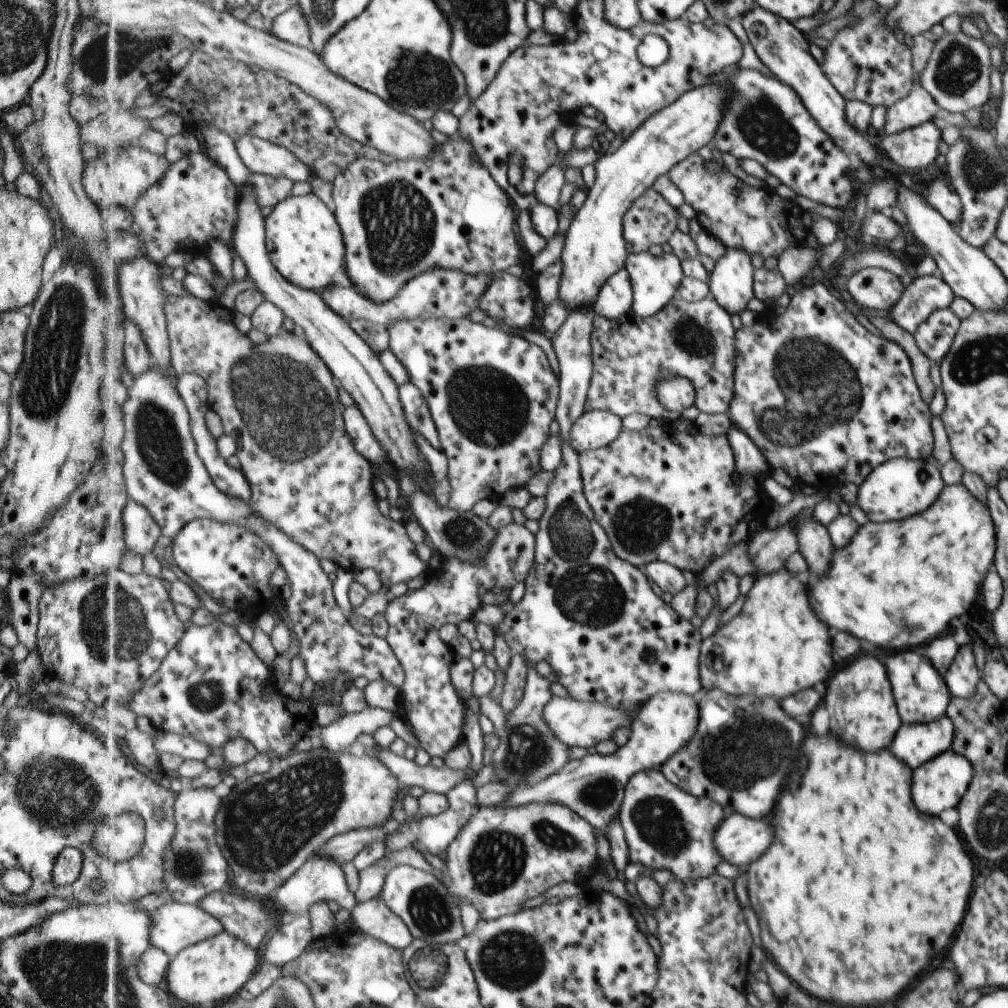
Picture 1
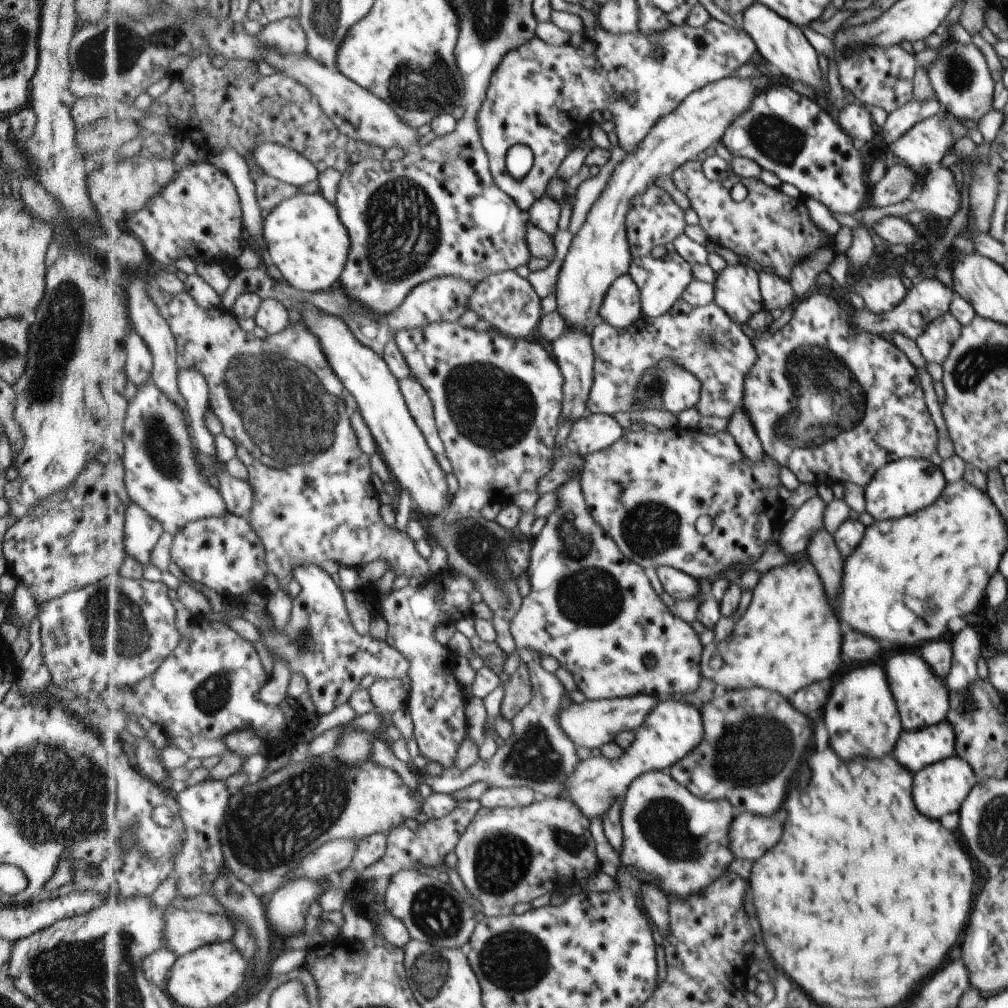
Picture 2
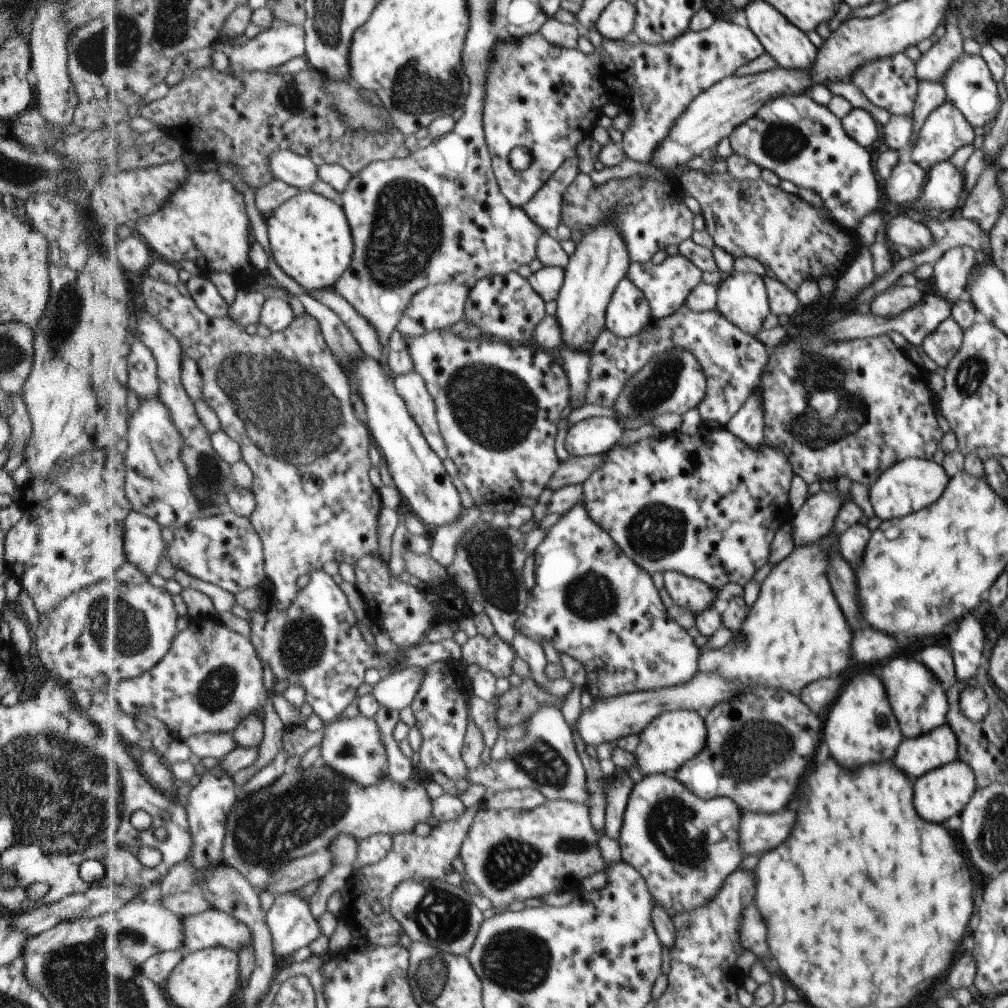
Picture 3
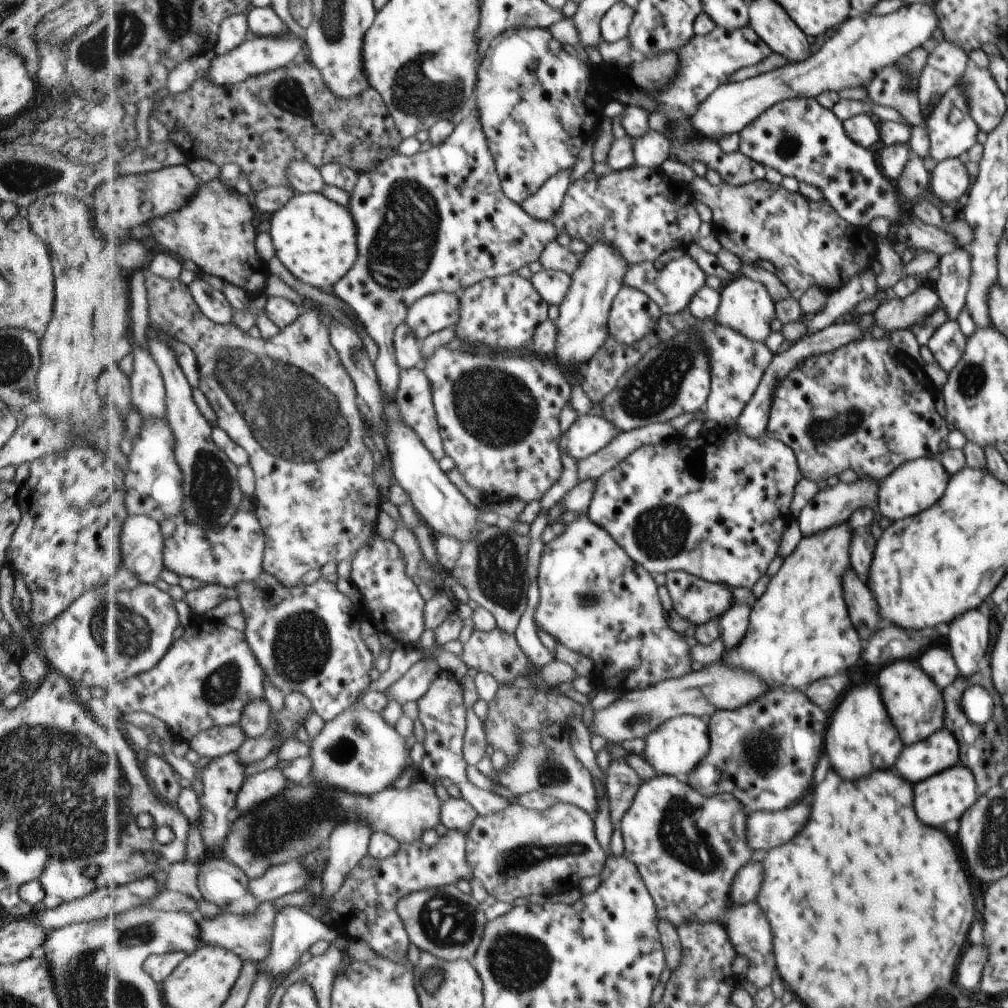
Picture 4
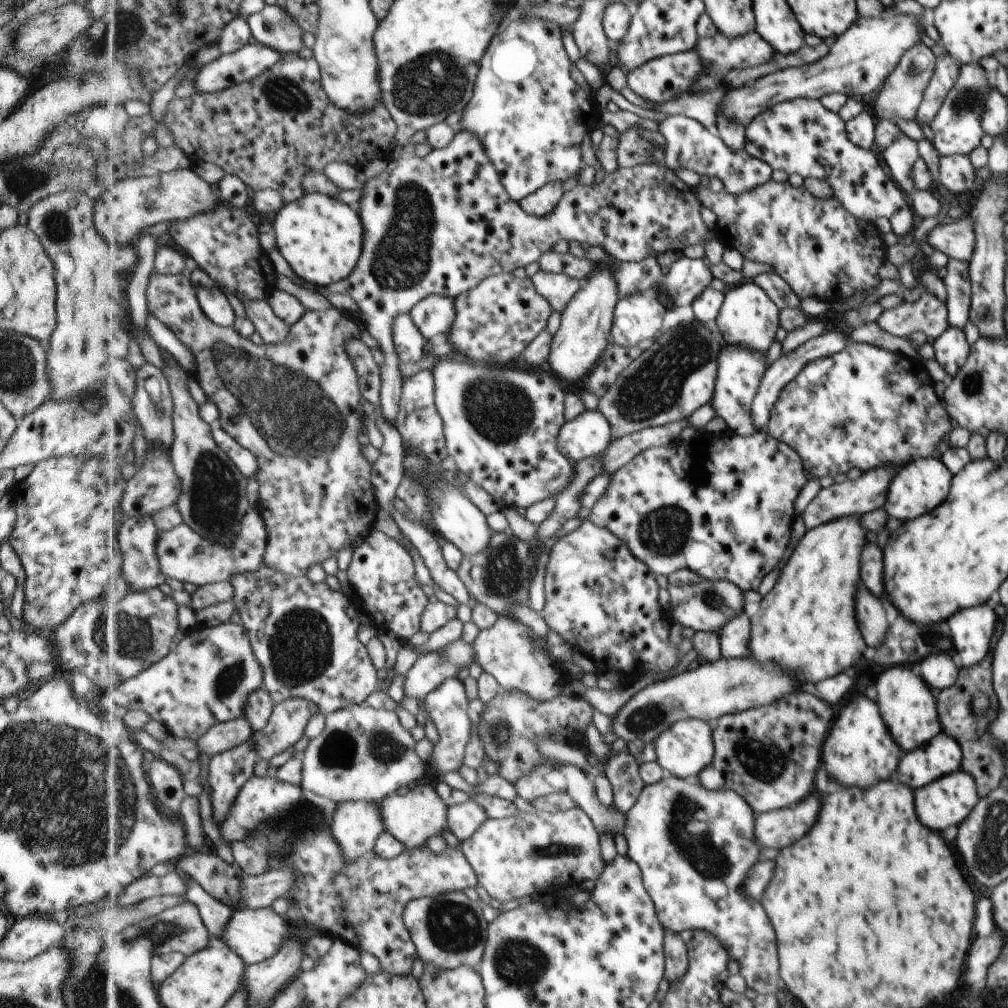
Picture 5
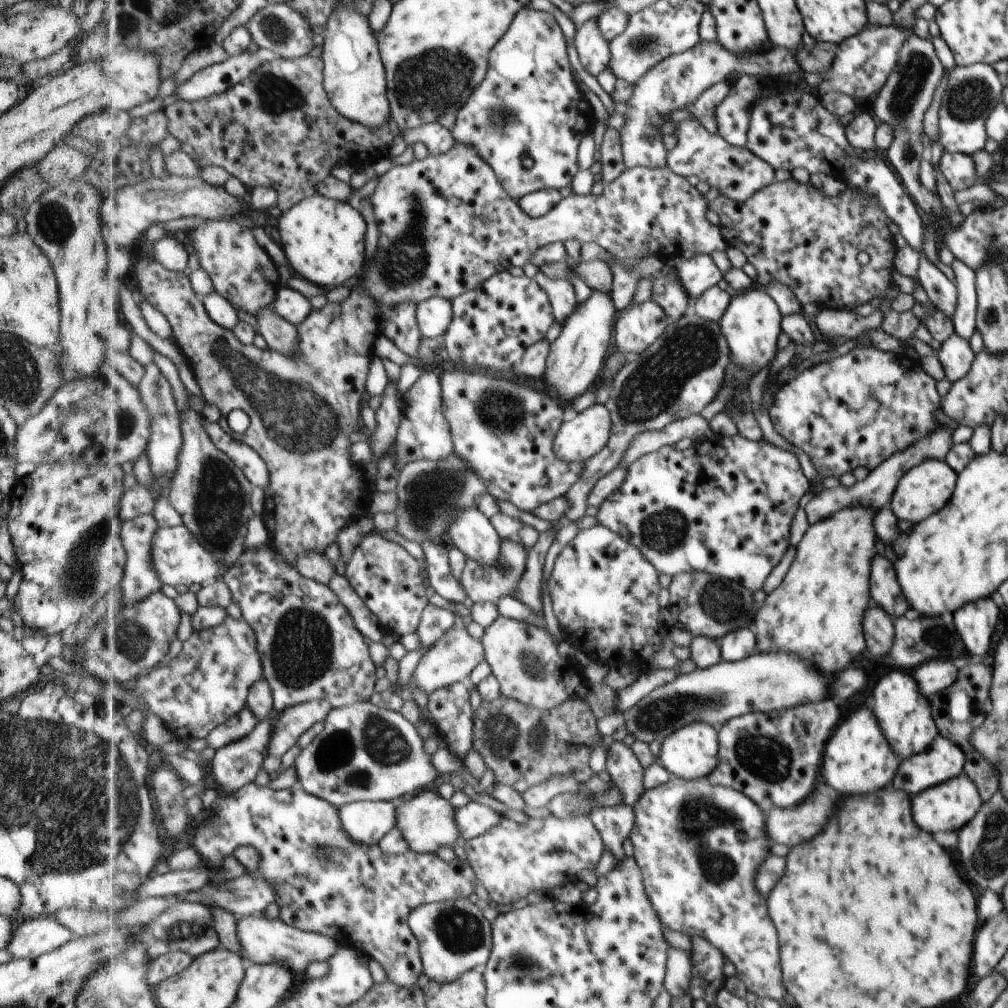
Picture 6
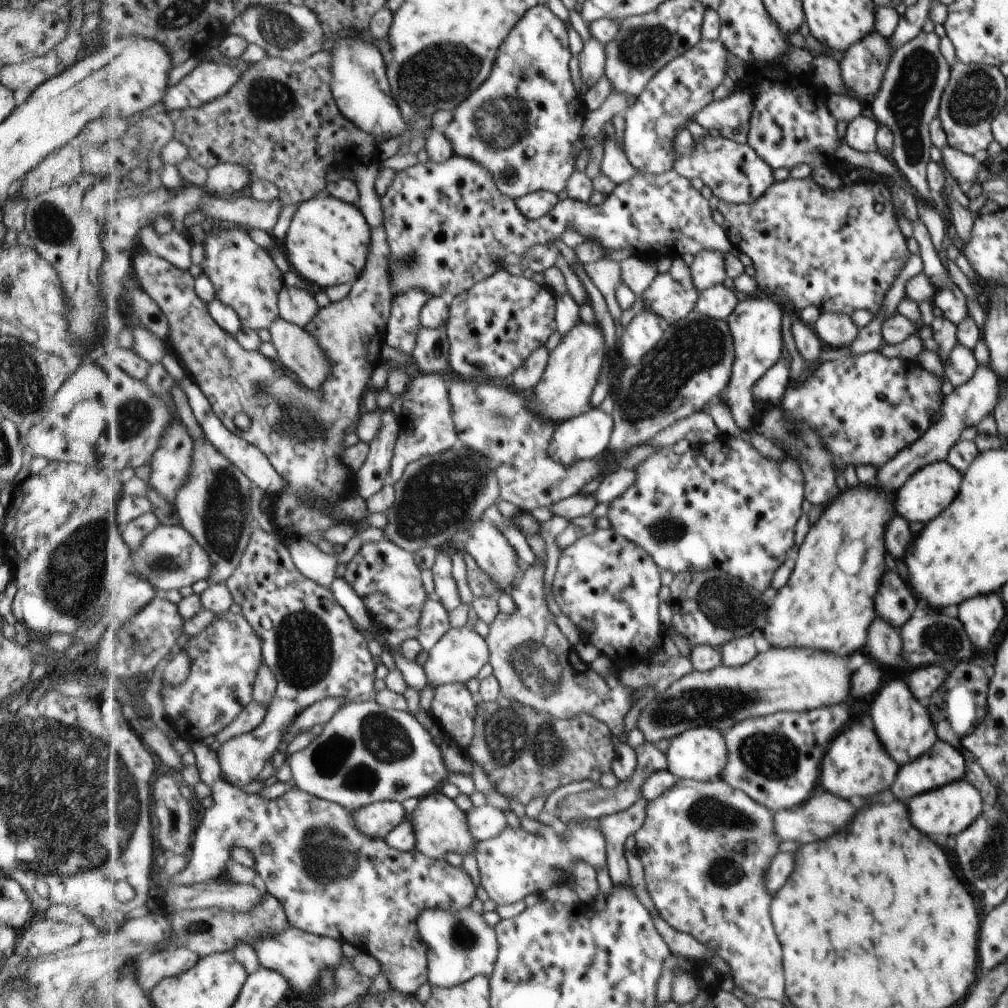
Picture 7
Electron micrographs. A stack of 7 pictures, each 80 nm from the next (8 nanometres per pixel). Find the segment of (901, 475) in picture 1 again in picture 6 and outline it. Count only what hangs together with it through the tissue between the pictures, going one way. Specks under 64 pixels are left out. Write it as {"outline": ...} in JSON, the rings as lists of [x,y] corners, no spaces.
{"outline":[[[927,459],[921,461],[898,480],[891,495],[891,512],[899,520],[907,520],[907,522],[915,524],[915,522],[927,518],[929,514],[937,512],[953,494],[955,484],[957,484],[957,473],[945,460]]]}

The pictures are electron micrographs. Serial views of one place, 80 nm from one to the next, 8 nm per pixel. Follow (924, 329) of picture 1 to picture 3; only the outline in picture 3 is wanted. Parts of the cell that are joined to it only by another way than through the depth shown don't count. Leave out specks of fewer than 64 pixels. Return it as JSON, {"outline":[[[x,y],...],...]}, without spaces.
{"outline":[[[949,316],[924,338],[920,346],[939,368],[945,368],[956,355],[961,343],[962,330]]]}

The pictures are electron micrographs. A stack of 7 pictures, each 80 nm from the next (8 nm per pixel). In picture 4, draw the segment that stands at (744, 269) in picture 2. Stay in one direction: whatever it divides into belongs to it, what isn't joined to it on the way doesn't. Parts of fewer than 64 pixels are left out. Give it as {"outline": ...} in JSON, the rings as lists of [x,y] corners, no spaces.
{"outline":[[[739,274],[734,281],[731,281],[721,290],[722,301],[714,320],[720,325],[735,329],[743,336],[752,341],[763,343],[771,334],[771,320],[773,314],[773,302],[767,287],[761,282],[751,280]]]}

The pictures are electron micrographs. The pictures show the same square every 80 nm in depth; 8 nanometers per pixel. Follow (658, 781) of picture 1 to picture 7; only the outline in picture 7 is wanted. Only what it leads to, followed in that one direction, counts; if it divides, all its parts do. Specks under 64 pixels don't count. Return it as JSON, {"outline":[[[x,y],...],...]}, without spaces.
{"outline":[[[719,778],[715,781],[701,782],[691,779],[679,779],[673,788],[664,792],[657,800],[648,801],[647,818],[636,832],[635,854],[640,858],[645,872],[646,888],[654,908],[663,920],[666,920],[679,932],[694,936],[699,942],[714,950],[730,967],[735,986],[758,999],[773,999],[785,1002],[783,998],[783,972],[781,972],[781,948],[771,926],[771,891],[767,886],[767,873],[771,868],[771,859],[777,855],[778,834],[774,831],[774,812],[759,801],[752,799],[744,790],[733,788],[727,781]]]}

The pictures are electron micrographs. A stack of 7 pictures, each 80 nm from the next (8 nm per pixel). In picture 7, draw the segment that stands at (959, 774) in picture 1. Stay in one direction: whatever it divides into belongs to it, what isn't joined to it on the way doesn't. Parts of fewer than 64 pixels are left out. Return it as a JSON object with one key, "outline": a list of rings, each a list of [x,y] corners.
{"outline":[[[964,778],[933,791],[915,796],[915,800],[909,800],[911,804],[911,824],[919,828],[919,832],[927,832],[927,836],[943,834],[943,836],[955,836],[969,828],[970,824],[981,814],[982,797],[978,789]]]}

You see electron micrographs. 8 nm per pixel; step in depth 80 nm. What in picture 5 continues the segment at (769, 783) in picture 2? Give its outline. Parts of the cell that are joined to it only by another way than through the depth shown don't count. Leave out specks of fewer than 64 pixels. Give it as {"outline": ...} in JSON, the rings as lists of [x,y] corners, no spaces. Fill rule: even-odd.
{"outline":[[[797,691],[773,704],[722,716],[714,725],[717,764],[710,764],[711,768],[700,774],[703,786],[714,791],[723,788],[738,792],[758,815],[805,798],[811,792],[821,744],[833,718],[831,708],[817,698],[813,693]],[[779,728],[783,728],[783,738],[777,736]],[[775,742],[781,742],[783,748]]]}

